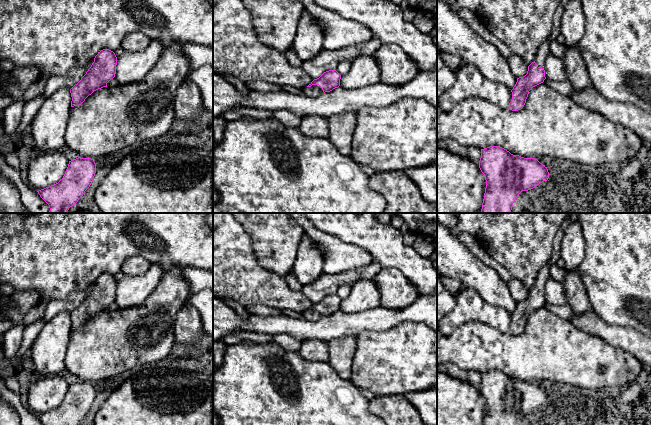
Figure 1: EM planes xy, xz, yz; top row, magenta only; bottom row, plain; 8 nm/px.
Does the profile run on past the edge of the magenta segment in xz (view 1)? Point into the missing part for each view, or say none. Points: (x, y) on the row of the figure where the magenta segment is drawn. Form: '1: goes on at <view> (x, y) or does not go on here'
1: goes on at xz (314, 90)

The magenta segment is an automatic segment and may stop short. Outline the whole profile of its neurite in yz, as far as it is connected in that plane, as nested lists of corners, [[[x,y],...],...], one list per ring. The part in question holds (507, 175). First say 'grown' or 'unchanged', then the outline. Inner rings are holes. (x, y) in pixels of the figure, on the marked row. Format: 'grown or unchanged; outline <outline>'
unchanged; outline [[[499,146],[481,149],[479,168],[486,180],[481,213],[511,213],[513,203],[522,191],[531,190],[549,178],[547,167],[537,159],[513,155]]]

